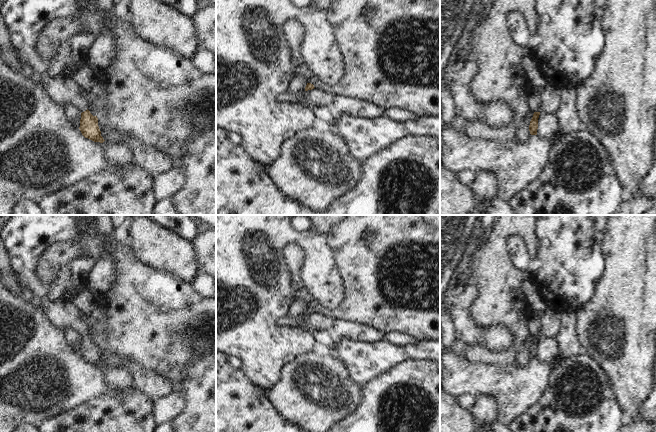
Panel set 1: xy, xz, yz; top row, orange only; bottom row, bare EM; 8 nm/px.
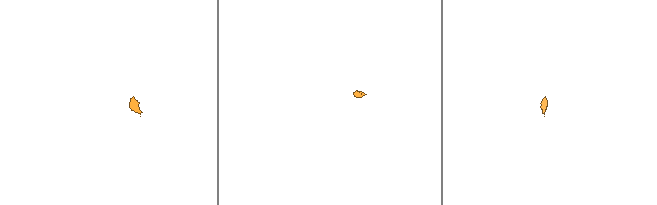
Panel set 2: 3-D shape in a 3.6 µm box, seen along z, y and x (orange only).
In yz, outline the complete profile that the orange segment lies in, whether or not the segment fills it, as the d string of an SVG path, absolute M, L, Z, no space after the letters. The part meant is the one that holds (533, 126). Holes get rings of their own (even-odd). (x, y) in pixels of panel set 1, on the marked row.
M534 89L534 91L530 94L530 108L534 113L533 117L530 121L529 131L531 135L537 135L538 129L538 118L540 115L542 102L540 100L540 91Z

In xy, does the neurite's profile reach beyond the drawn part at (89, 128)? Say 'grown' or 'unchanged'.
grown

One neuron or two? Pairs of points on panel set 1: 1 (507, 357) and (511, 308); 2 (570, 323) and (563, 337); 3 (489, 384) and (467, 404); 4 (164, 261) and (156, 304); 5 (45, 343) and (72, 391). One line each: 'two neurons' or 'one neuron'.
1: one neuron
2: one neuron
3: two neurons
4: two neurons
5: one neuron

